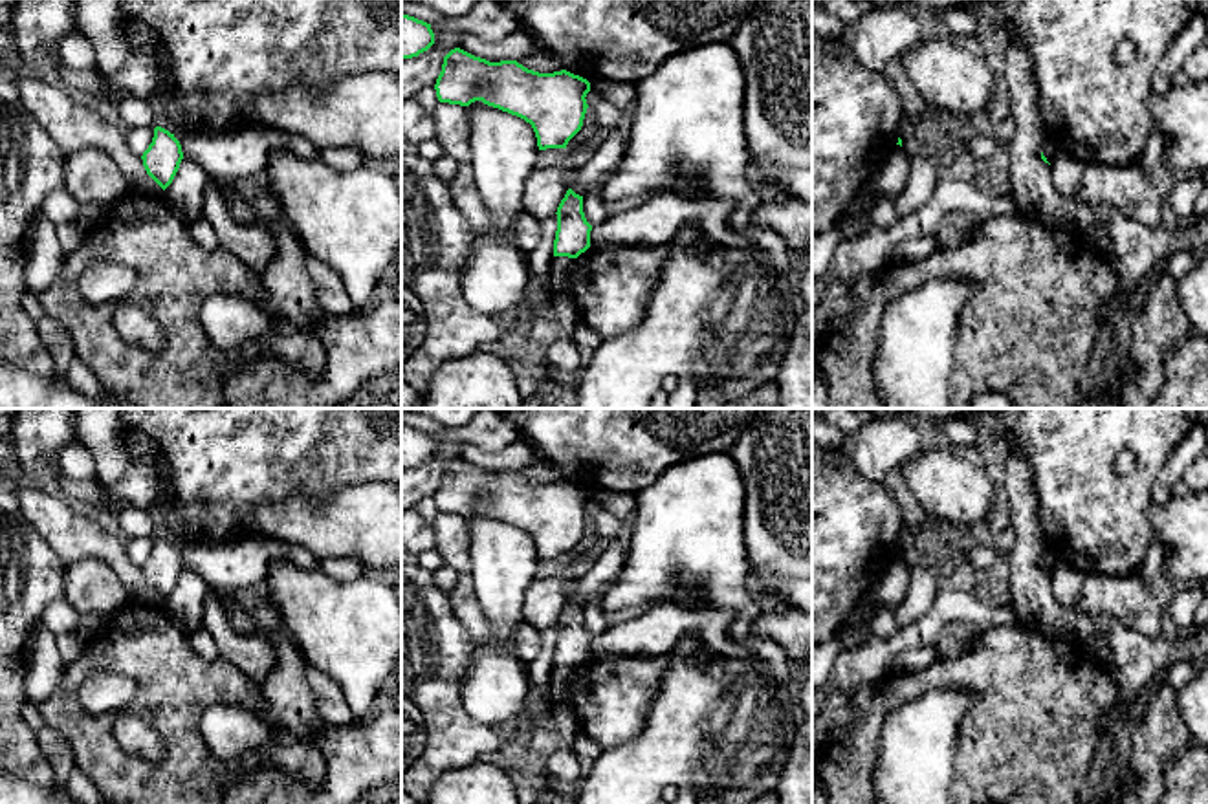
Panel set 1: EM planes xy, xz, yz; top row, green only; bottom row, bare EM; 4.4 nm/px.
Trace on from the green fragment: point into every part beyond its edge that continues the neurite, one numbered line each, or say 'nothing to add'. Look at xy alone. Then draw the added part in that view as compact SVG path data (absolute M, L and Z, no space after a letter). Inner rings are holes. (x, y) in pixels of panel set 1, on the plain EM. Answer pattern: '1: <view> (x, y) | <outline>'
nothing to add

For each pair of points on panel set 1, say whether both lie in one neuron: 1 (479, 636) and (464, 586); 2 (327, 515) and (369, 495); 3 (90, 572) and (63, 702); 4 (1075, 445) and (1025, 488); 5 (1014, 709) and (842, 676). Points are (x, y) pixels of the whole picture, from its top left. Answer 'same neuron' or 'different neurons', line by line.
1: same neuron
2: same neuron
3: different neurons
4: different neurons
5: different neurons

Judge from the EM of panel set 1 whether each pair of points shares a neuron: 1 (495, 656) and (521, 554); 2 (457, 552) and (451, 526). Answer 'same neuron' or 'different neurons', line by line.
1: same neuron
2: same neuron

